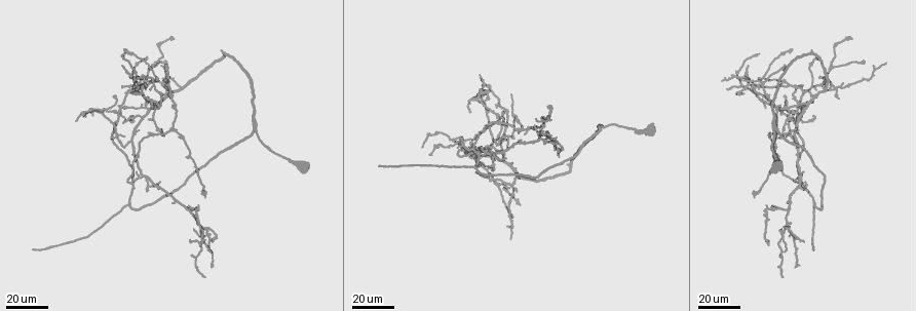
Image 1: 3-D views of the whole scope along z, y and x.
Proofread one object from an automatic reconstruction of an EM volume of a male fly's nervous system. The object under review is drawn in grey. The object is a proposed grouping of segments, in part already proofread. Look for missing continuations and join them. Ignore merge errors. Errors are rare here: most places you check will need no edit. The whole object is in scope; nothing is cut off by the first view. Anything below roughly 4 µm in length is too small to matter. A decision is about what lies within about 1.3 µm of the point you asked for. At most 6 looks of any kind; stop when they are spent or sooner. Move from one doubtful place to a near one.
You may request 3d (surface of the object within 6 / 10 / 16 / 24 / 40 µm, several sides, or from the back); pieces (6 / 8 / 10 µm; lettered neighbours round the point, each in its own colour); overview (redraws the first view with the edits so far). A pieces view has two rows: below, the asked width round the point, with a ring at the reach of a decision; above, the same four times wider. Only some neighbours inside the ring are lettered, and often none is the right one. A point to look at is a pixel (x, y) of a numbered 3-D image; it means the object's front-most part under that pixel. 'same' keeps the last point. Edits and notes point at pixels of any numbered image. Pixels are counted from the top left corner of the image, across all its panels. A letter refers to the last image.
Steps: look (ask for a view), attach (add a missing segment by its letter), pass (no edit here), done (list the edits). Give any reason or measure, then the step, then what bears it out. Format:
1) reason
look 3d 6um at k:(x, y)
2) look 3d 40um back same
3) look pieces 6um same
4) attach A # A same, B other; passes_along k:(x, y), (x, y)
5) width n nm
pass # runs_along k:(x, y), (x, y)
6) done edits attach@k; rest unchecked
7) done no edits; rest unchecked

free end
look 3d 40um at 1:(377, 165)

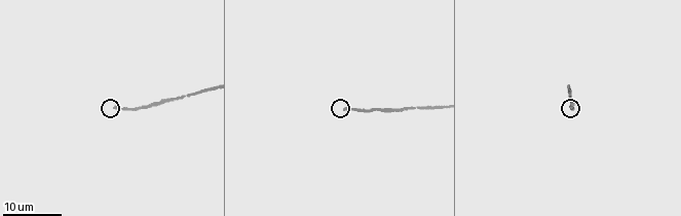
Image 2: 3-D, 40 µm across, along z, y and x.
look pieces 6um at 2:(345, 110)

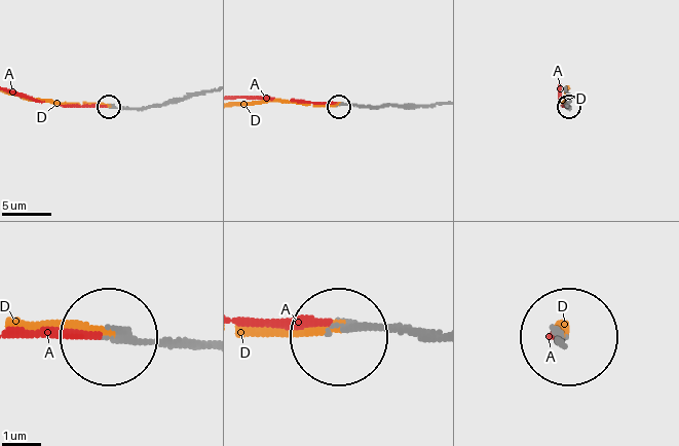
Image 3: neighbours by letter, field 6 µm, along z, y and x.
attach D # A other, D same; passes_along 3:(437, 337), (250, 324); the cell continues

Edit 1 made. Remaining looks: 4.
redraw
look overview

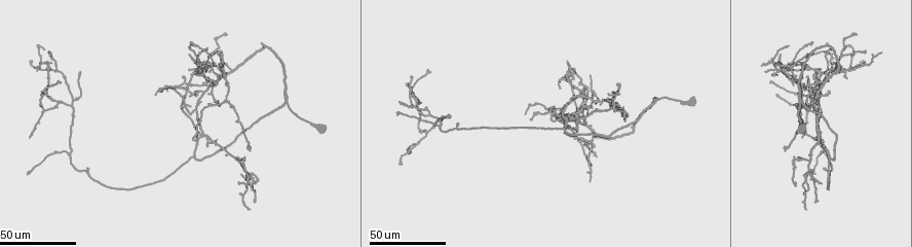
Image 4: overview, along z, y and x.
branch stops here
look 3d 24um at 4:(806, 209)

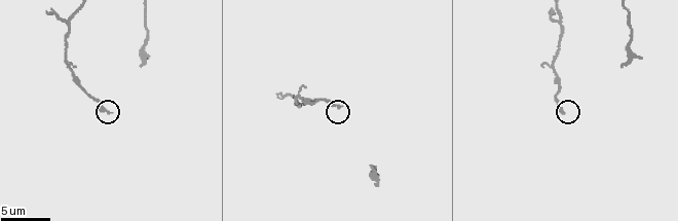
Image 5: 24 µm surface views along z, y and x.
look pieces 8um at 5:(109, 111)

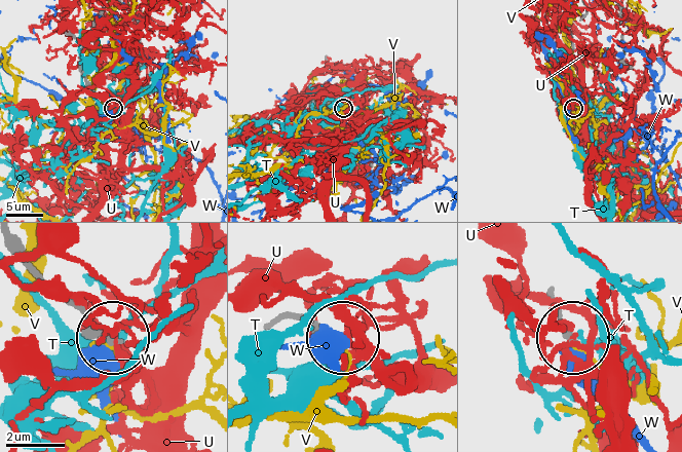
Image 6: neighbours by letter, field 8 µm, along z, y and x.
pass # T other, U other, V other, W other; runs_along 6:(555, 293), (569, 337); no lettered segment goes on from it

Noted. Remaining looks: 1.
done edits attach@3; rest unchecked

